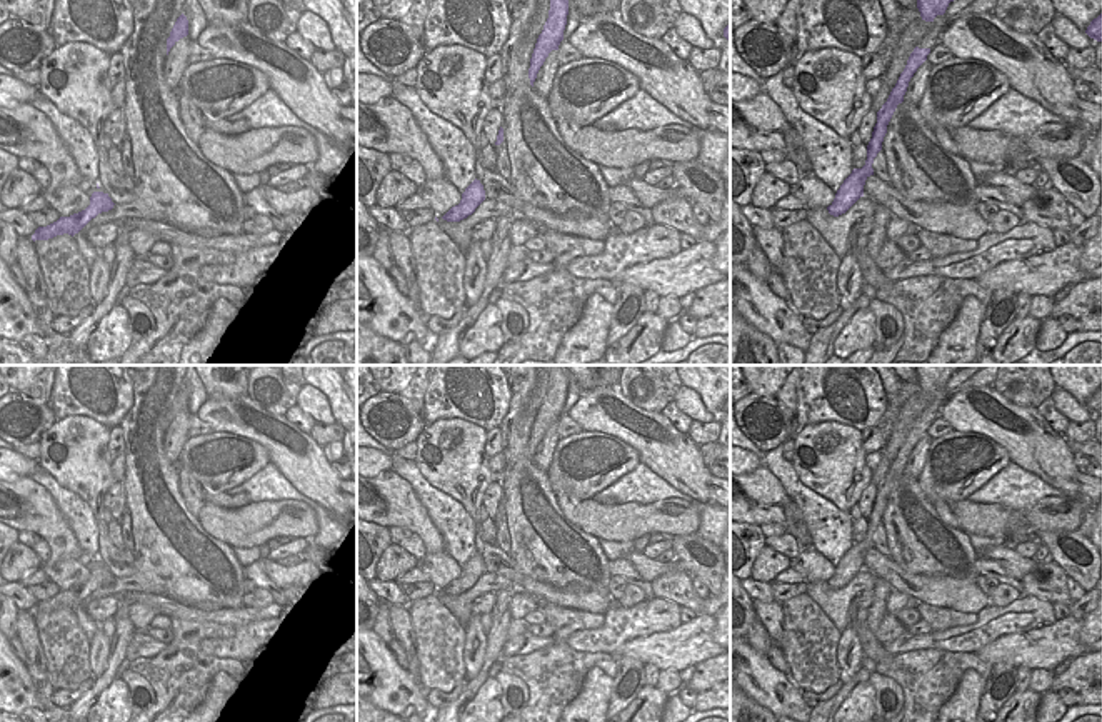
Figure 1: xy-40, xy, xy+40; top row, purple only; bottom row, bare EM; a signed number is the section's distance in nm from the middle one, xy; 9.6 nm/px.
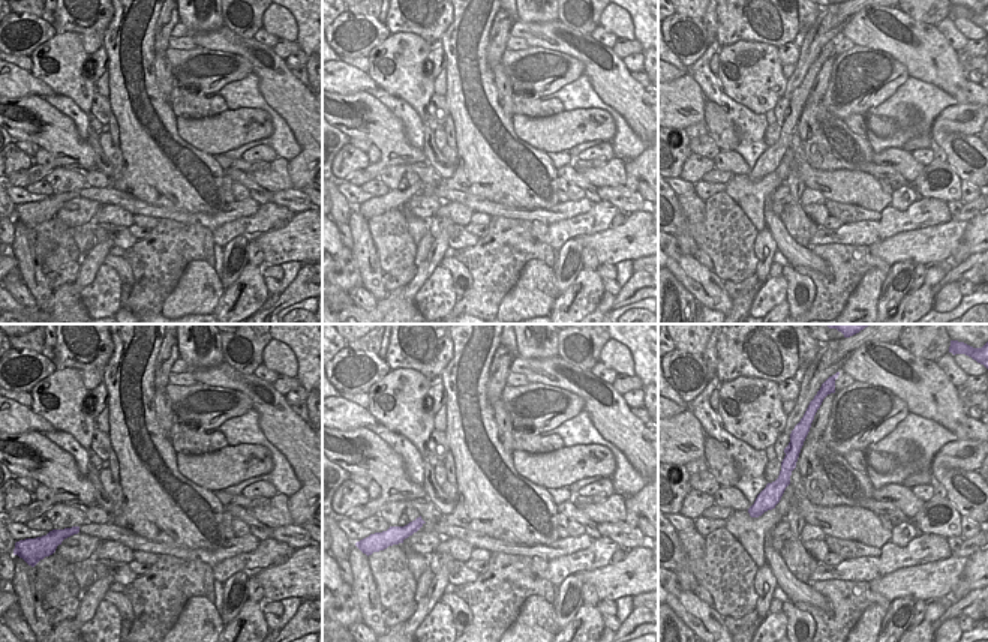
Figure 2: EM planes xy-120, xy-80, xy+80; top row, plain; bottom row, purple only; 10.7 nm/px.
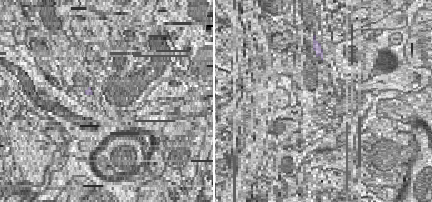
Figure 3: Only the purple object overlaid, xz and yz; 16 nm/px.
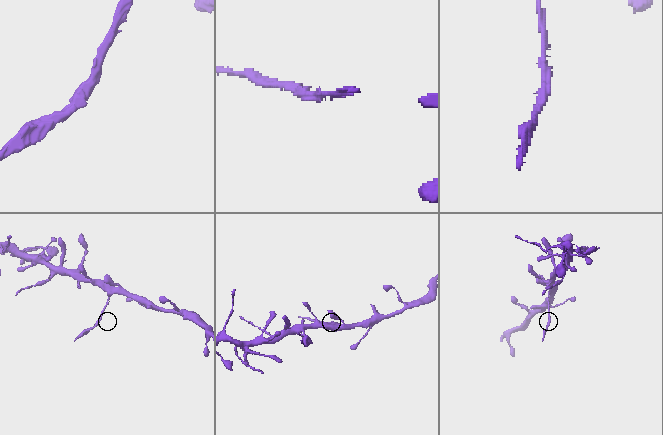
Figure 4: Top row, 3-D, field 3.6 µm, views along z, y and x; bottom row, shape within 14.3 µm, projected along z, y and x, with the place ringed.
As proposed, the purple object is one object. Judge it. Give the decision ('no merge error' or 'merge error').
merge error

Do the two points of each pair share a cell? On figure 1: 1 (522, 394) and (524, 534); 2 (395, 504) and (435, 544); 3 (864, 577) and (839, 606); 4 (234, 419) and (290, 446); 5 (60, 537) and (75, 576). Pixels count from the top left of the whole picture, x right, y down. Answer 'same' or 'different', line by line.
1: same
2: same
3: same
4: same
5: different

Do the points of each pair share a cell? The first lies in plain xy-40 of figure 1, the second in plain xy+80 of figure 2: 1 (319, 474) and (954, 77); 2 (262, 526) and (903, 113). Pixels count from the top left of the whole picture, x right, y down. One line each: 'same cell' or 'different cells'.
1: same cell
2: different cells

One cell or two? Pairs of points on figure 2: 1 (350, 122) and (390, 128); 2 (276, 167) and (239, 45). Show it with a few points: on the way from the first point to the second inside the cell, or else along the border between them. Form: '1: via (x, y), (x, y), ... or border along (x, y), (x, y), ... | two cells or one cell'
1: via (360, 122), (380, 126) | one cell
2: border along (287, 162), (293, 188) | two cells

